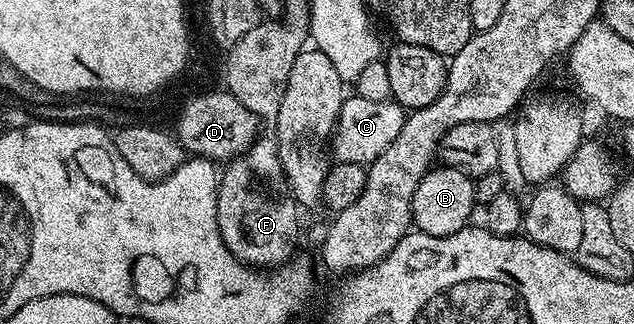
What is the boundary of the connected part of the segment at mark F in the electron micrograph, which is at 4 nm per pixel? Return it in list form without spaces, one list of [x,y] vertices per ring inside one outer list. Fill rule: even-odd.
[[[263,131],[255,142],[239,157],[232,157],[222,166],[217,195],[217,227],[225,247],[248,267],[283,267],[299,245],[299,213],[291,199],[278,201],[275,197],[262,197],[255,188],[259,181],[270,177],[283,177],[279,162],[279,140],[274,132]]]

